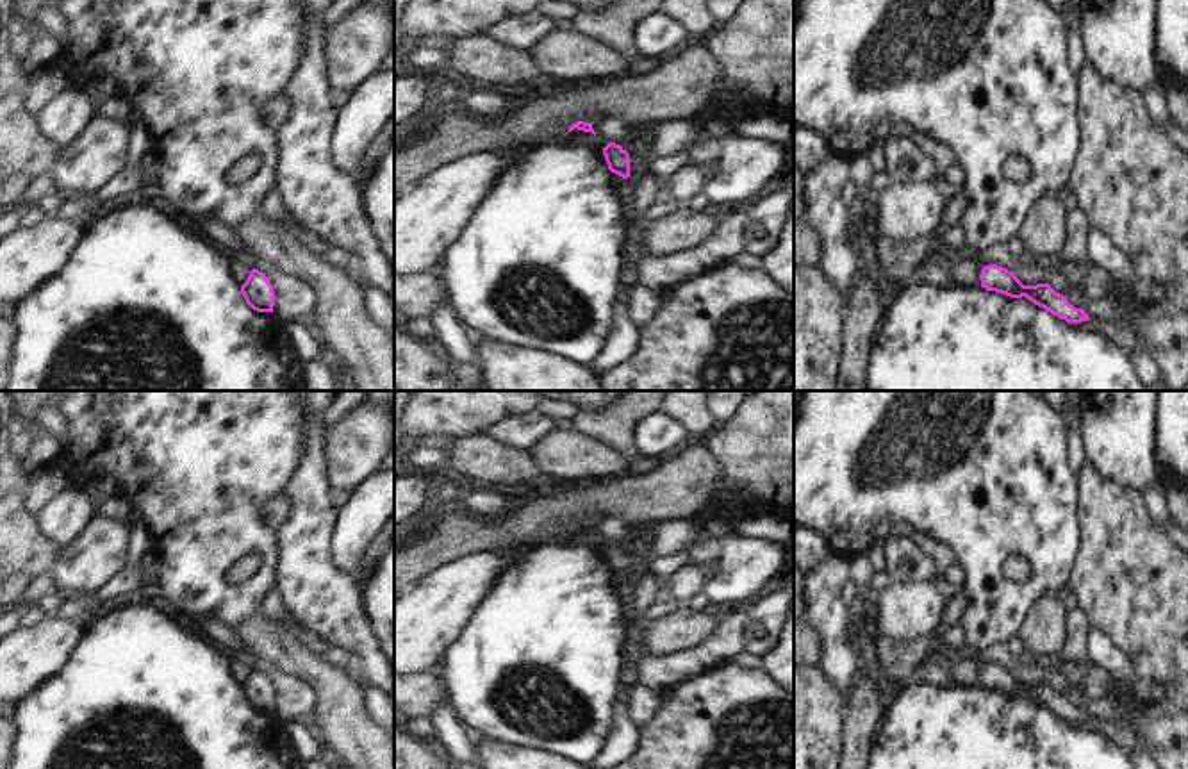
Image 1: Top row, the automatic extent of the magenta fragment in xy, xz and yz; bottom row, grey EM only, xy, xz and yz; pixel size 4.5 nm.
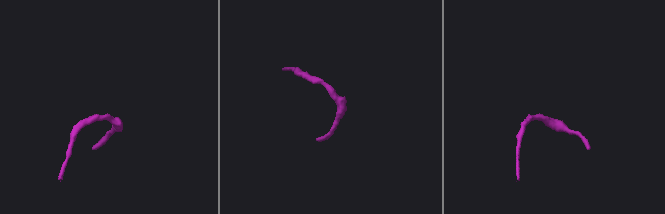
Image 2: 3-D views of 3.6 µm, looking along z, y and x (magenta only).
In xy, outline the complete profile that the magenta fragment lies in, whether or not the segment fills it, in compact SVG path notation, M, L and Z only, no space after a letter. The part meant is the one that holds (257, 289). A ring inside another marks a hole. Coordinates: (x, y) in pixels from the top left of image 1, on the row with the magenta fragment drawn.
M253 268L241 285L241 293L253 310L273 312L276 296L269 278L262 271Z

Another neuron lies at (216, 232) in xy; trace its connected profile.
M203 218L198 230L214 244L225 244L232 248L252 268L260 269L271 282L275 291L273 316L284 325L298 323L305 316L310 316L316 305L312 289L298 278L287 277L273 266L259 260L223 223Z

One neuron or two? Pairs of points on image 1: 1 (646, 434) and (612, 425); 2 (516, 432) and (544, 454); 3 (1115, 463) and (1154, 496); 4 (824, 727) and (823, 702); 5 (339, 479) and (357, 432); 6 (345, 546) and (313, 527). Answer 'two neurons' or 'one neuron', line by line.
1: two neurons
2: two neurons
3: two neurons
4: one neuron
5: one neuron
6: two neurons

